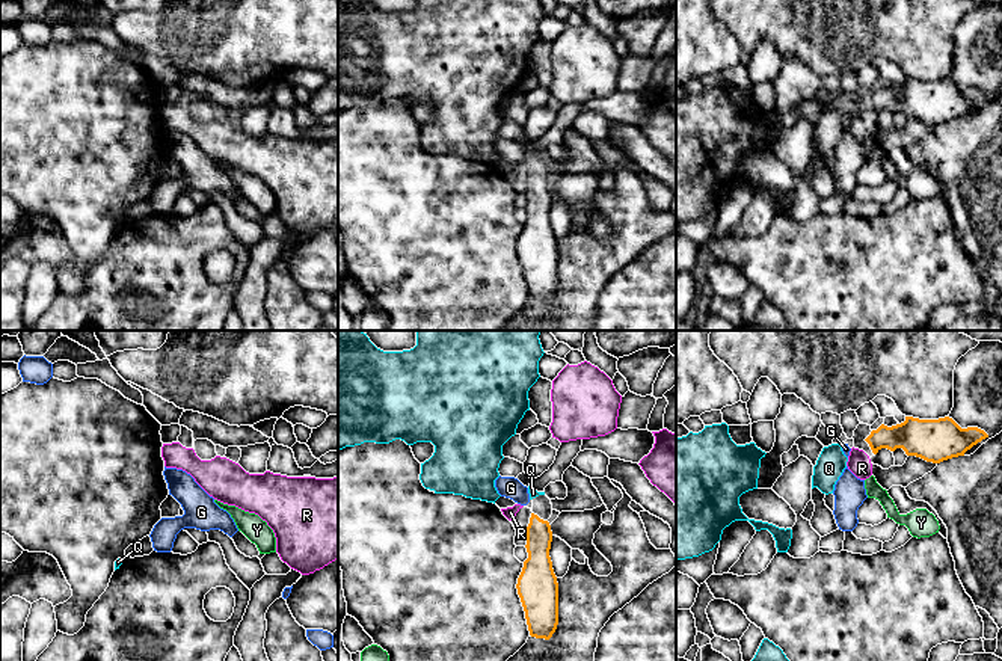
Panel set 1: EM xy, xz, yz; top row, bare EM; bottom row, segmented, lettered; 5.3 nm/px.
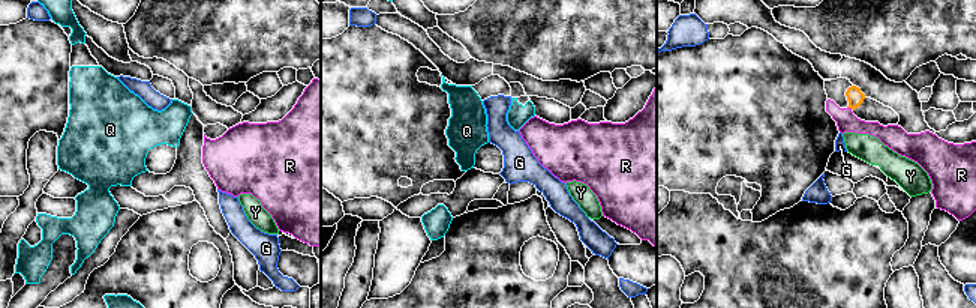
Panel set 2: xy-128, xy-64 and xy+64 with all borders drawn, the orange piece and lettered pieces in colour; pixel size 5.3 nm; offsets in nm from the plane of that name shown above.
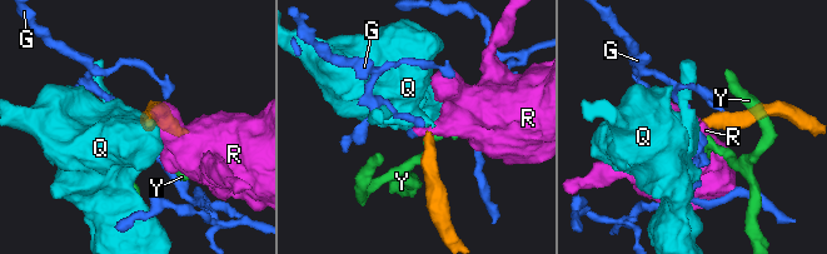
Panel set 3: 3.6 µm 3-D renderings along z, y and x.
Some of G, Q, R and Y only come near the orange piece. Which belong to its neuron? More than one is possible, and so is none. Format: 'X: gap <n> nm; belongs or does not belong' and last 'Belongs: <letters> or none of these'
G: gap 60 nm; does not belong
Q: gap 80 nm; belongs
R: gap 30 nm; does not belong
Y: gap 120 nm; does not belong
Belongs: Q

